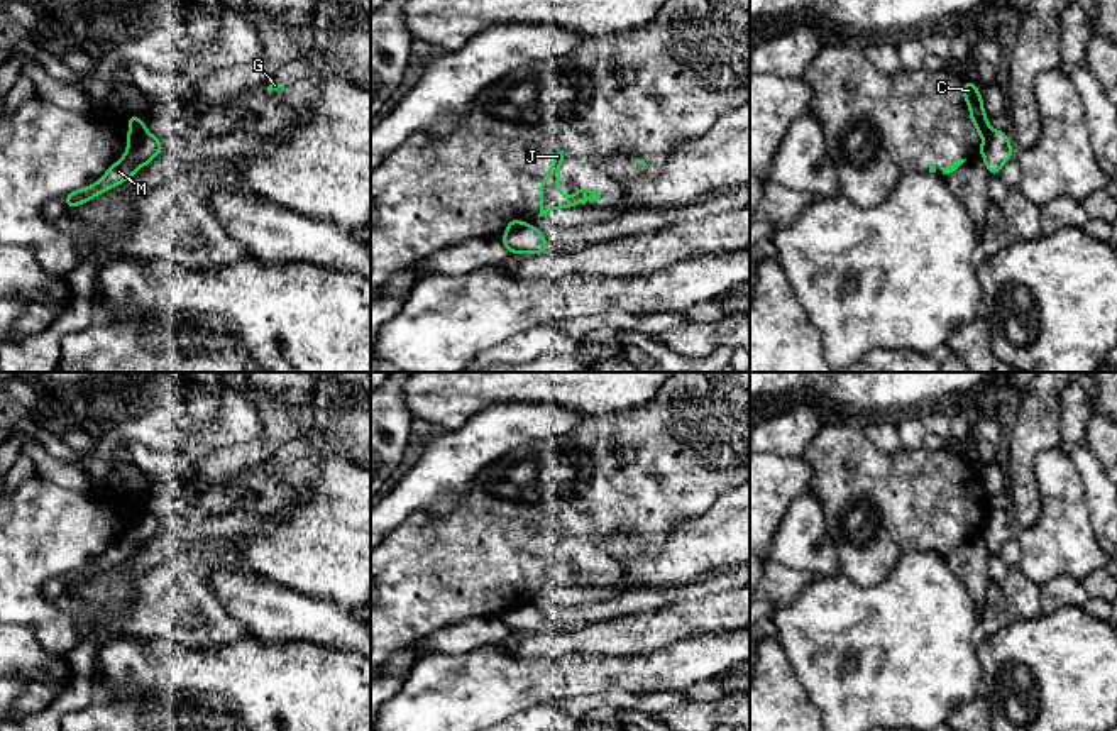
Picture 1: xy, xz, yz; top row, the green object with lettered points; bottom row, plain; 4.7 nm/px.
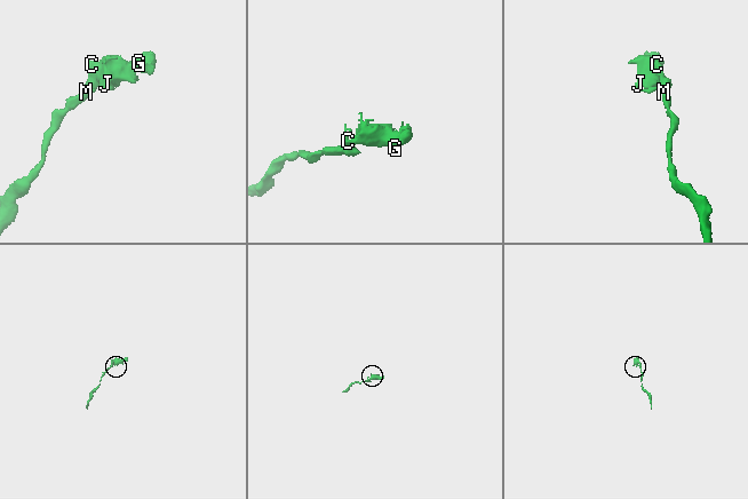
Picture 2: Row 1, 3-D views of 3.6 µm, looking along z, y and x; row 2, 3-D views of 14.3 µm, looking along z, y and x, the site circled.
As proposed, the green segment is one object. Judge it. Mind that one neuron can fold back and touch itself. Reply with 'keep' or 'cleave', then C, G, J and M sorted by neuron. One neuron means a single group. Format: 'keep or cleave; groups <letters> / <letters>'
cleave; groups C G J / M

